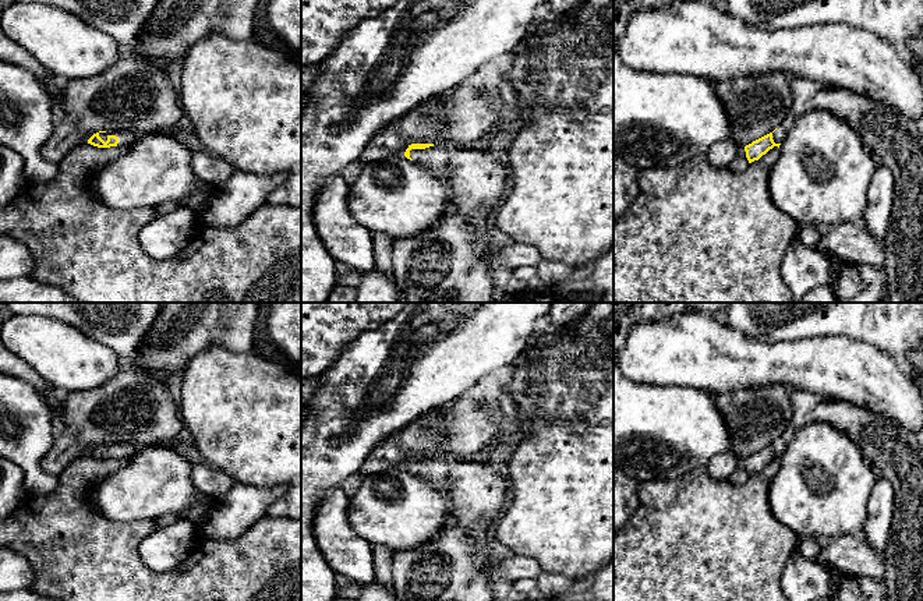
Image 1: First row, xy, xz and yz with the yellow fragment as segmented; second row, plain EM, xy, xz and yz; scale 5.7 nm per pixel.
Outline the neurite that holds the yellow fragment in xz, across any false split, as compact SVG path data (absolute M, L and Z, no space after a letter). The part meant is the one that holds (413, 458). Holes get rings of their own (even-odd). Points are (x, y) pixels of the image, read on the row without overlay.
M411 456L404 469L417 477L428 481L442 495L449 491L449 469L443 459L434 456Z

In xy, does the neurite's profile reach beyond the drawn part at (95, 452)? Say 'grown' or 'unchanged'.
grown

